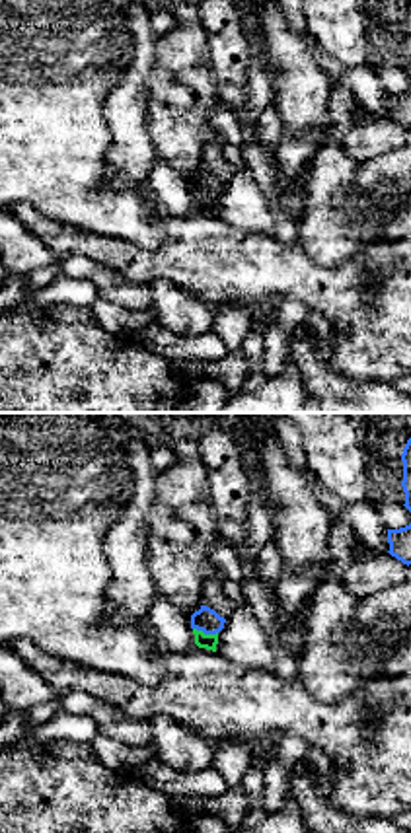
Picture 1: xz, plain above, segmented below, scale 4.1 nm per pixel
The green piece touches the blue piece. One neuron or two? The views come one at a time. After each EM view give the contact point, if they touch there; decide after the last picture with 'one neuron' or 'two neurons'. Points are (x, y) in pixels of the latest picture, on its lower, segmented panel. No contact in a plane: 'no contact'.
contact (203, 633)

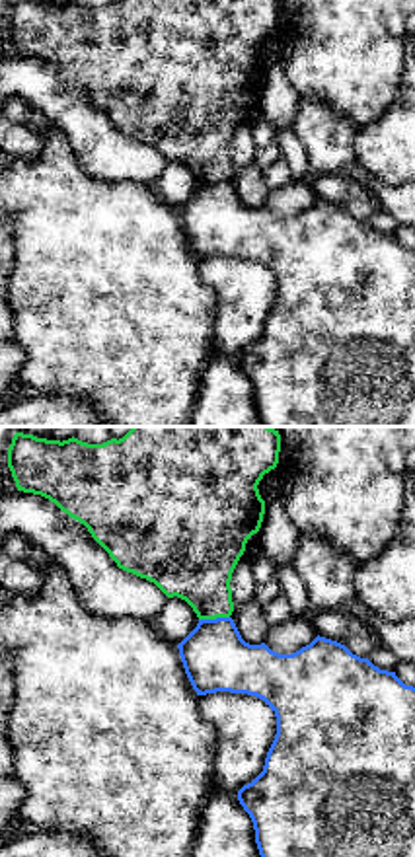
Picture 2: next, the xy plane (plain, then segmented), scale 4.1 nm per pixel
contact (213, 618)

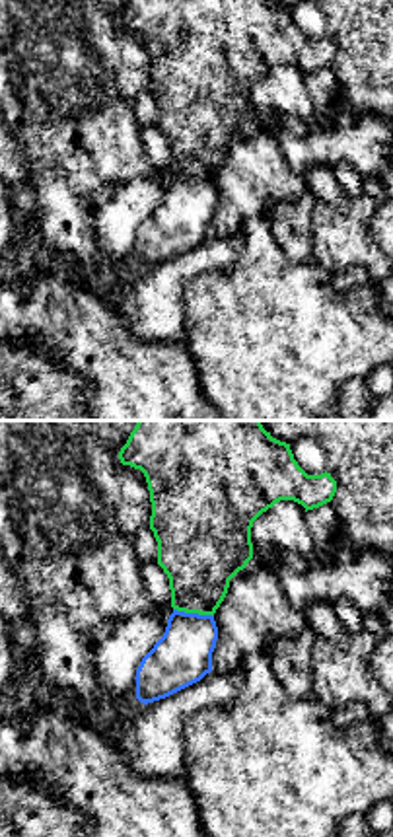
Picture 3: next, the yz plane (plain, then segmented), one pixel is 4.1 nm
contact (193, 612)

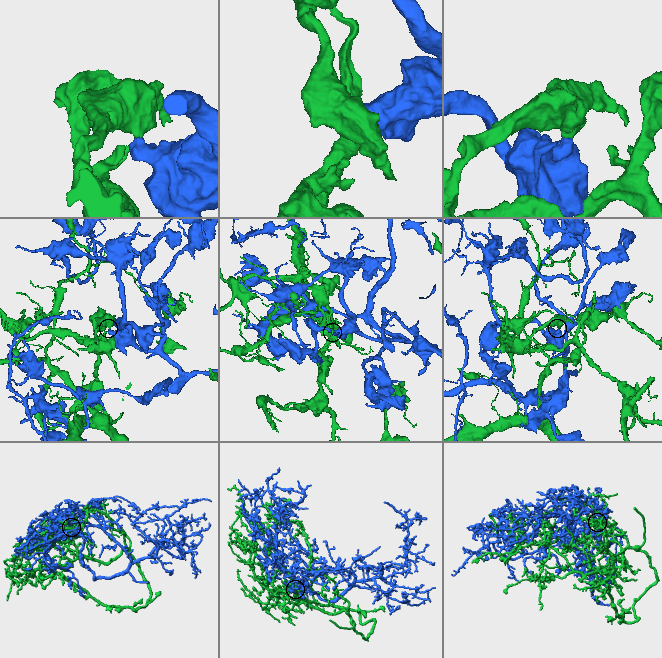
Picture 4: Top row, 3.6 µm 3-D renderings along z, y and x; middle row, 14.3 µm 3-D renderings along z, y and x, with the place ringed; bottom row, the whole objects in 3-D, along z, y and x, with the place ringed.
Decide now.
two neurons

